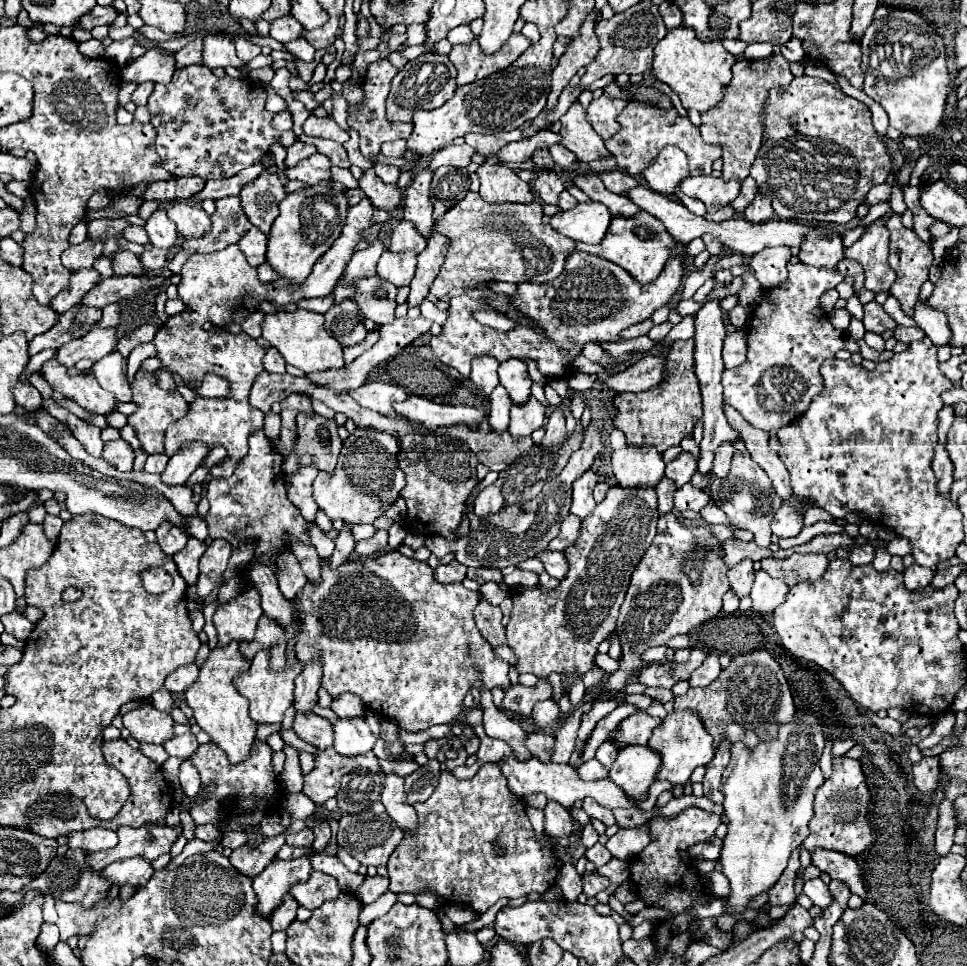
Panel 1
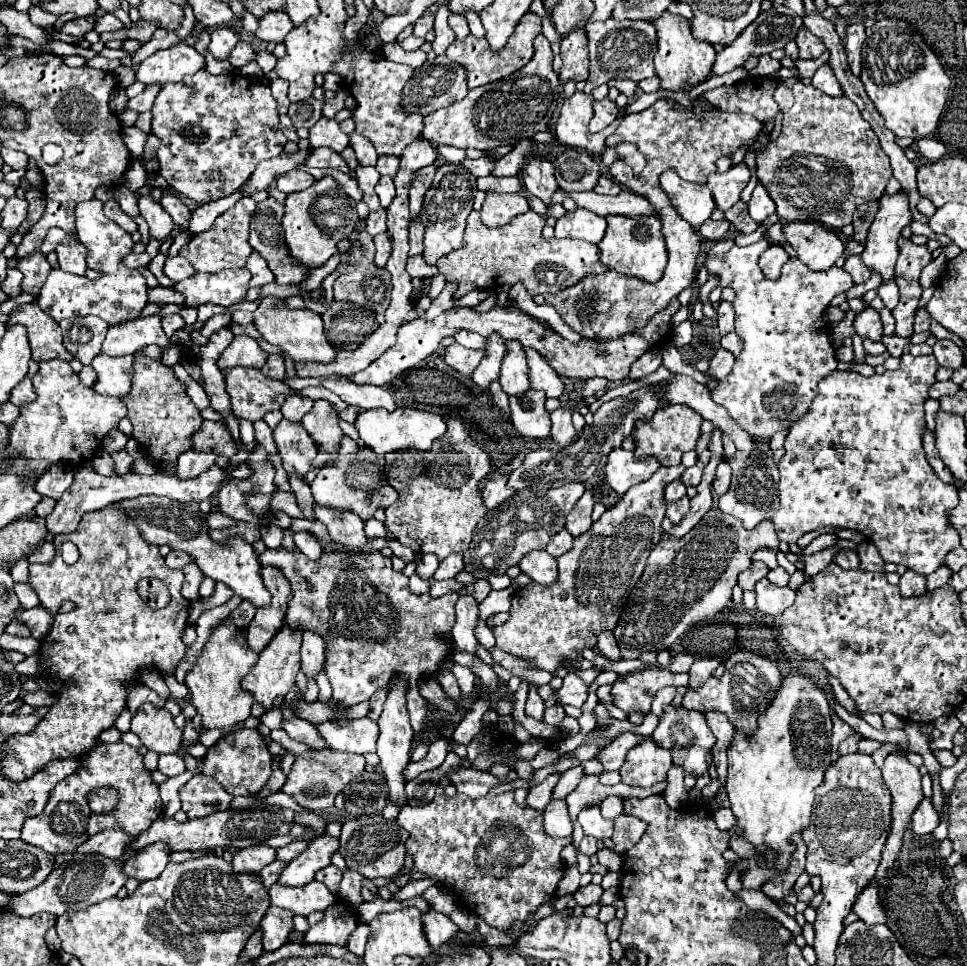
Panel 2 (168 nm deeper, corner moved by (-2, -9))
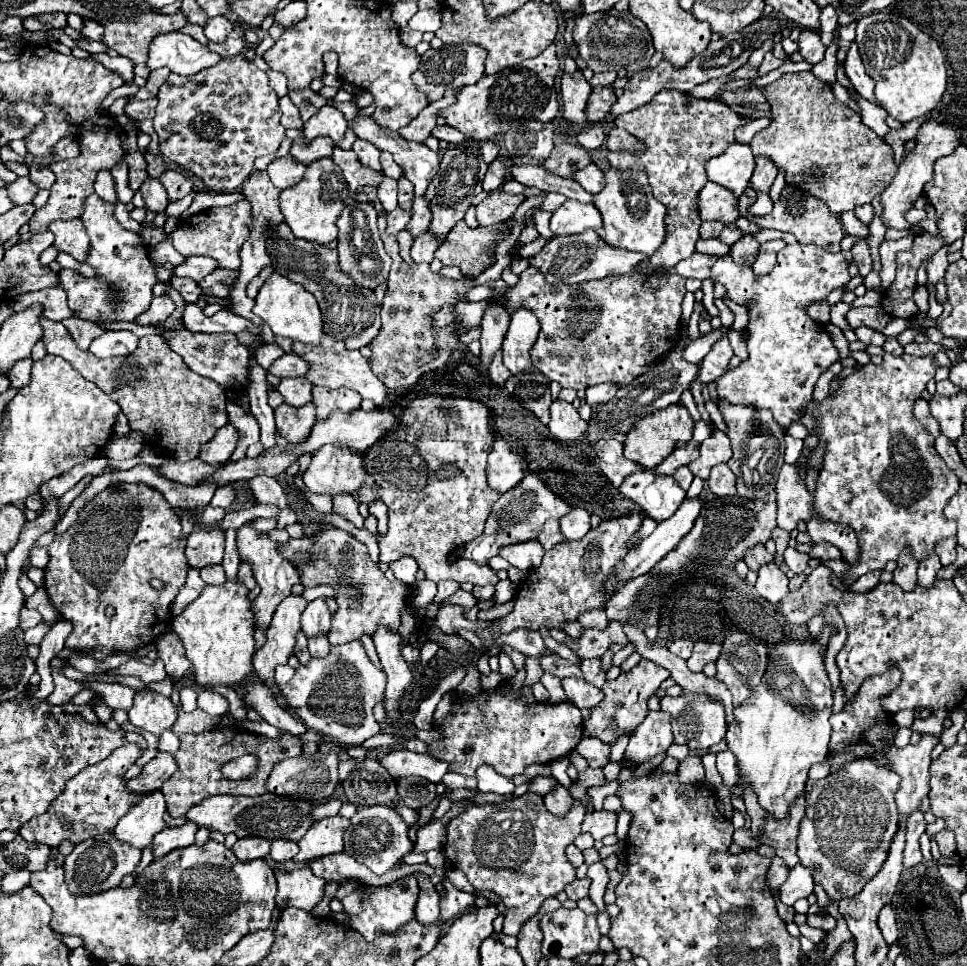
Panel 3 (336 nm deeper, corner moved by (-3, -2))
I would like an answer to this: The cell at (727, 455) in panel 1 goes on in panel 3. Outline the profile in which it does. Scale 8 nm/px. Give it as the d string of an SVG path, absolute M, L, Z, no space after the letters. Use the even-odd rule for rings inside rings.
M719 464L711 470L707 486L715 496L733 496L733 494L737 494L735 474L729 470L727 464Z

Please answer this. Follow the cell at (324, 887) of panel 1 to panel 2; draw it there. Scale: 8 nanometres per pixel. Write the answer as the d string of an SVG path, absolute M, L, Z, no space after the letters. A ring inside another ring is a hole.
M312 881L304 887L284 887L274 883L268 893L272 905L290 909L294 915L310 915L312 911L324 911L336 903L336 893L330 893L320 881Z

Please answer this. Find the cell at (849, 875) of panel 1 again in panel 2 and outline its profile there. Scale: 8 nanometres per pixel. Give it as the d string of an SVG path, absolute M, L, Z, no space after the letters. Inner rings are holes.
M868 883L866 889L856 897L854 909L852 909L864 923L876 925L876 923L886 923L886 915L882 913L882 907L878 903L878 889L874 883Z

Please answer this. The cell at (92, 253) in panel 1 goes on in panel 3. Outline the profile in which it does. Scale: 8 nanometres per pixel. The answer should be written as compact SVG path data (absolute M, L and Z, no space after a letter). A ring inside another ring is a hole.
M73 218L73 220L59 220L59 222L51 222L47 226L49 232L55 234L55 242L53 246L59 252L67 252L71 254L75 260L85 260L87 258L87 246L89 246L89 238L85 232L85 226L81 222L81 218Z

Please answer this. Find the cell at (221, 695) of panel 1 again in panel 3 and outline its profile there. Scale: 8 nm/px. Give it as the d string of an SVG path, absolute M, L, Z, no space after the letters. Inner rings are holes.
M233 580L221 586L205 586L199 598L195 598L179 616L173 618L171 626L185 646L185 654L195 668L199 686L239 686L253 672L253 602L247 598L249 588Z

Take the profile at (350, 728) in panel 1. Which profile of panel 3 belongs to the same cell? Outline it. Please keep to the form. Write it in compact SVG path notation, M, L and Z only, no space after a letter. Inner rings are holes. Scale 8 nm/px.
M359 640L331 646L325 658L311 658L307 666L299 666L287 684L275 684L285 698L289 710L311 730L329 736L335 742L353 746L379 734L373 718L373 706L383 702L385 674L377 668Z

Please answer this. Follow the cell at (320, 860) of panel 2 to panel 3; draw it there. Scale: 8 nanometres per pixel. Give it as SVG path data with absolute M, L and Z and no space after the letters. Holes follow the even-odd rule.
M339 814L333 818L317 820L311 830L299 840L299 854L293 858L295 862L309 862L319 856L343 852L343 834L349 828L349 820Z

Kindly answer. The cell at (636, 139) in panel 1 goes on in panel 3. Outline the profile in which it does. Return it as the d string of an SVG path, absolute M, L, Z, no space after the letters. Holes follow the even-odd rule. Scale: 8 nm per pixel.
M661 90L651 102L615 120L615 126L625 128L631 136L645 144L645 152L609 152L609 164L621 170L645 168L649 174L653 196L667 208L665 240L659 250L655 250L655 254L641 264L647 270L647 276L657 270L669 270L695 252L695 242L699 238L701 226L697 196L699 190L707 184L705 162L725 152L725 148L735 140L733 130L741 124L747 124L747 120L735 114L727 104L687 98L683 92L677 90Z

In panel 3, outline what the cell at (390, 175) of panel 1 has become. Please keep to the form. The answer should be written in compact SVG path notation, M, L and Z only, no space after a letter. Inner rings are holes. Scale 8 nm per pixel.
M385 178L383 184L377 188L377 196L387 212L395 210L397 208L397 180Z

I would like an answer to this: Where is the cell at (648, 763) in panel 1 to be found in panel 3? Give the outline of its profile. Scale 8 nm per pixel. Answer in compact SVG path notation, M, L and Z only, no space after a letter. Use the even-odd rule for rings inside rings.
M651 712L643 720L643 724L637 728L637 732L629 738L629 746L625 750L625 758L633 764L643 764L649 758L665 752L673 744L669 714Z

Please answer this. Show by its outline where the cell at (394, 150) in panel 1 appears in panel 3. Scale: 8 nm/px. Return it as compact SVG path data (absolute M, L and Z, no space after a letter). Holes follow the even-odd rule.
M381 152L381 166L383 166L383 172L393 180L399 180L403 176L403 170L395 164L395 160L391 158L389 152Z

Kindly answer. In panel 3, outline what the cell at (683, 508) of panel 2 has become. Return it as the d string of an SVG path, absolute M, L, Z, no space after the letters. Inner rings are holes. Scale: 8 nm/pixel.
M637 470L623 480L619 492L637 502L653 520L661 522L671 518L685 500L685 492L673 476L655 474L653 470Z

